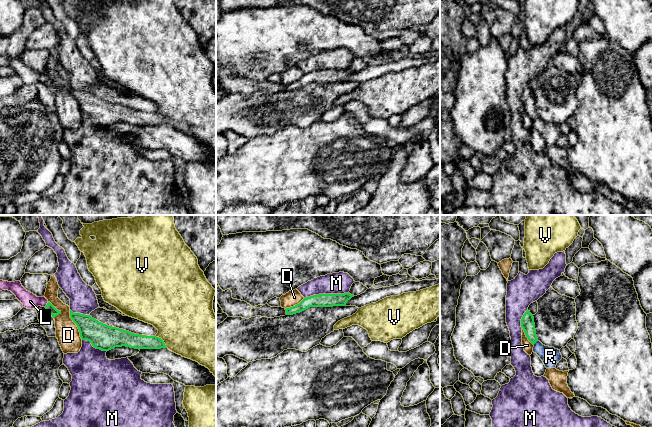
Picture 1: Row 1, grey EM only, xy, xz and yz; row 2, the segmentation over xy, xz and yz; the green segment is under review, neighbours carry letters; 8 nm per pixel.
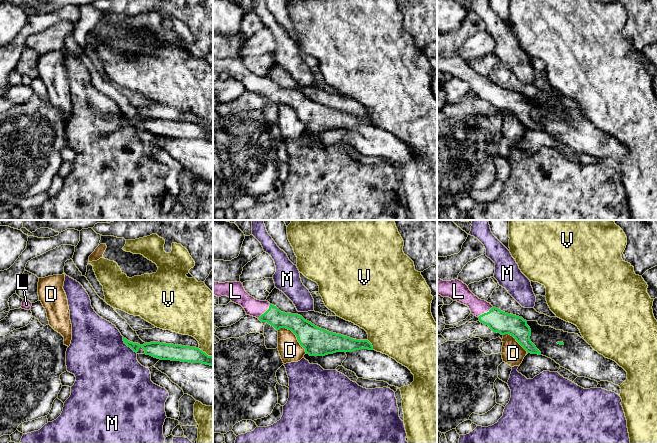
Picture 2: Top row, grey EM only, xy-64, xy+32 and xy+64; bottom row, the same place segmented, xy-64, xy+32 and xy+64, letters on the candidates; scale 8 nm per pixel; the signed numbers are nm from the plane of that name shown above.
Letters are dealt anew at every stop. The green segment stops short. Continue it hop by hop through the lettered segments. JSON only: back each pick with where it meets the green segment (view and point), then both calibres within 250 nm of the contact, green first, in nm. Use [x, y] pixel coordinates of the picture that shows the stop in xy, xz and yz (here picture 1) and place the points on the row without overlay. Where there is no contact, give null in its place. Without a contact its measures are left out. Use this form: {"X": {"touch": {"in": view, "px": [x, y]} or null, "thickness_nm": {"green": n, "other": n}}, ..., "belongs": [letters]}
{"L": {"touch": {"in": "xy", "px": [47, 80]}, "thickness_nm": {"green": 70, "other": 130}}, "belongs": ["L"]}

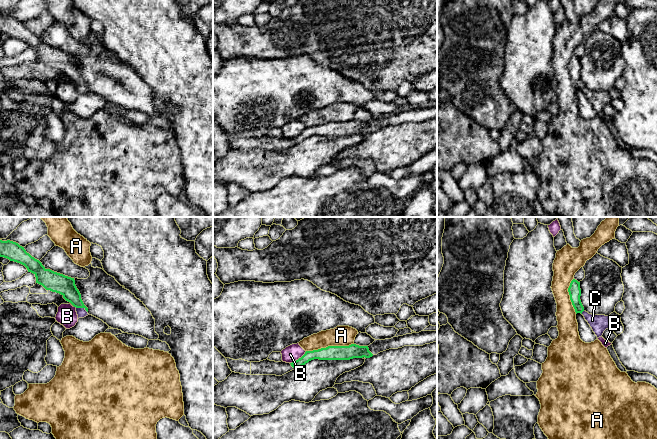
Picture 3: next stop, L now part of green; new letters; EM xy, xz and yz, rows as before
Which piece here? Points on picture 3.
{"belongs": []}

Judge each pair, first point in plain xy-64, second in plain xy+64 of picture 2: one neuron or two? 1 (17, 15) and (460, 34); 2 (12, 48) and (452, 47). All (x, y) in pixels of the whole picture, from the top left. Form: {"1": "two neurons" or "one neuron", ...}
{"1": "two neurons", "2": "one neuron"}

